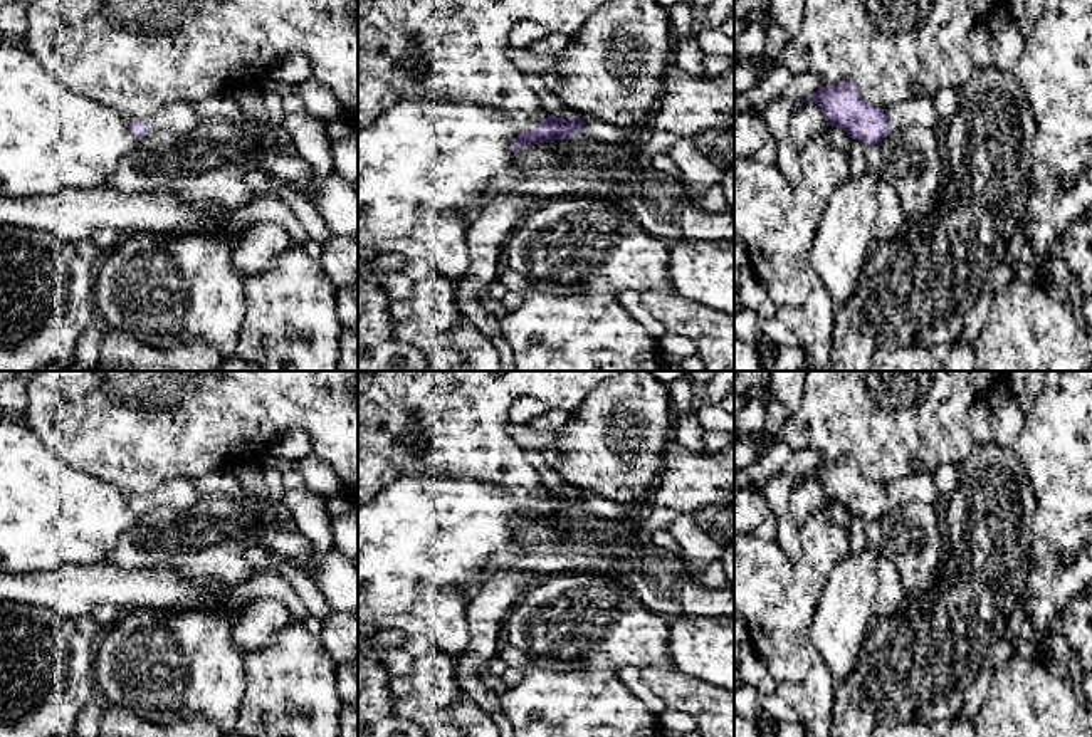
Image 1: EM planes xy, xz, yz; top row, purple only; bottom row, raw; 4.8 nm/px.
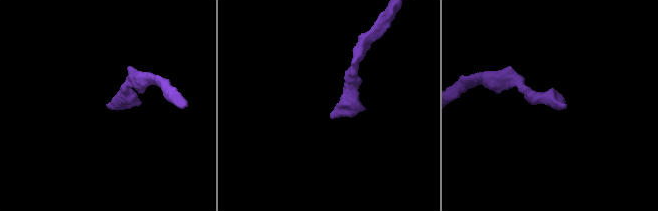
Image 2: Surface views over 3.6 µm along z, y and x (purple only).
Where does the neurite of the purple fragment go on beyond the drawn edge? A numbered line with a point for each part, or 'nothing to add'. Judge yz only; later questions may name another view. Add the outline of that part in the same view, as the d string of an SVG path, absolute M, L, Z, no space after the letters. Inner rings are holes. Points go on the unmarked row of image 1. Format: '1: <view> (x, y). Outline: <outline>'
1: yz (919, 487). Outline: M932 473L909 475L892 482L887 485L887 489L892 507L904 505L907 502L926 502L941 512L946 502L946 497L937 490L934 483Z

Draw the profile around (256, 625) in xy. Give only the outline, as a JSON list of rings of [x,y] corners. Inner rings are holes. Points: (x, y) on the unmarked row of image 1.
[[[259,598],[235,611],[232,638],[249,655],[272,645],[281,630],[292,623],[291,613],[281,603]]]

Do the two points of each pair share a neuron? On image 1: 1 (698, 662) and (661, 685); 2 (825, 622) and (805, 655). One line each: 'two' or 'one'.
1: two
2: two

